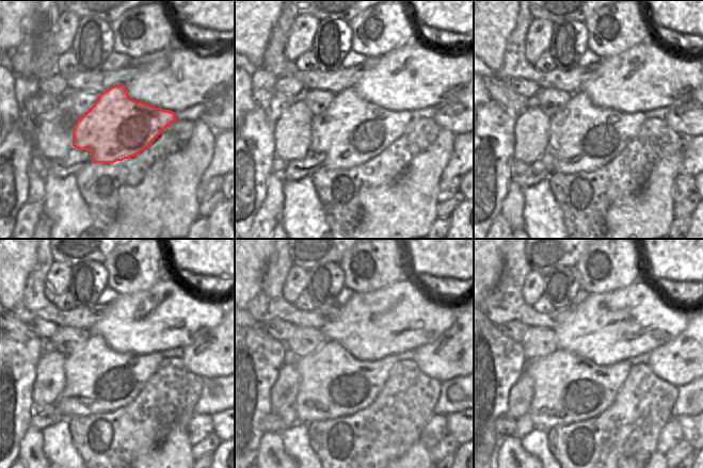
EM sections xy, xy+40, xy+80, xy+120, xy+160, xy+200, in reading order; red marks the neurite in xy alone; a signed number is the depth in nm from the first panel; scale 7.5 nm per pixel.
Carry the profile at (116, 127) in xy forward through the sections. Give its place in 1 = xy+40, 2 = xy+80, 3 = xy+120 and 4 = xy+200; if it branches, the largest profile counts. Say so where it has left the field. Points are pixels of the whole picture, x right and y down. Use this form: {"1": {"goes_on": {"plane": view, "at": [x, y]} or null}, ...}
{"1": {"goes_on": {"plane": "xy+40", "at": [351, 131]}}, "2": {"goes_on": {"plane": "xy+80", "at": [582, 136]}}, "3": {"goes_on": {"plane": "xy+120", "at": [98, 380]}}, "4": {"goes_on": {"plane": "xy+200", "at": [566, 387]}}}

